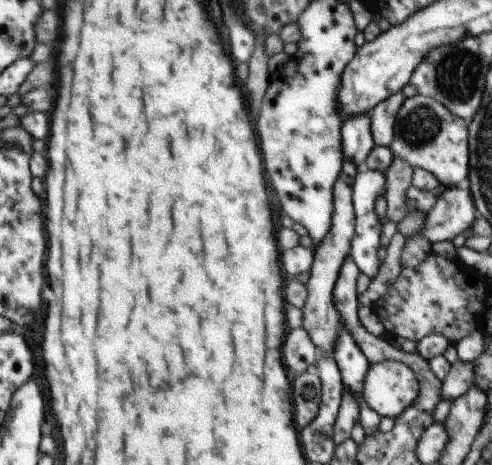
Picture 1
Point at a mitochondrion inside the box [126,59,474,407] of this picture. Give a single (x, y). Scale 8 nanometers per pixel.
(423, 123)

